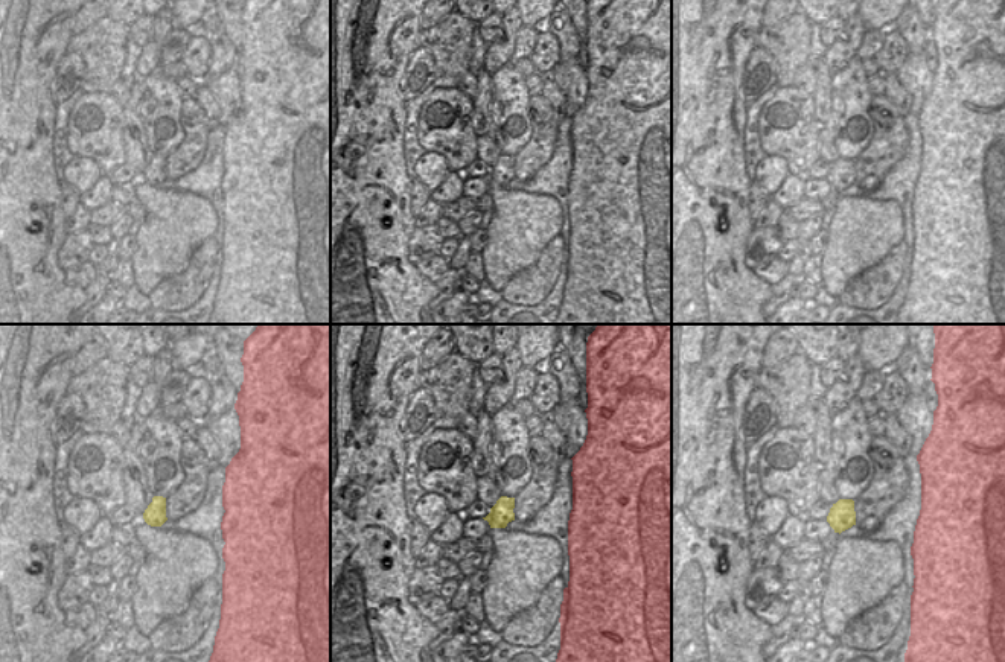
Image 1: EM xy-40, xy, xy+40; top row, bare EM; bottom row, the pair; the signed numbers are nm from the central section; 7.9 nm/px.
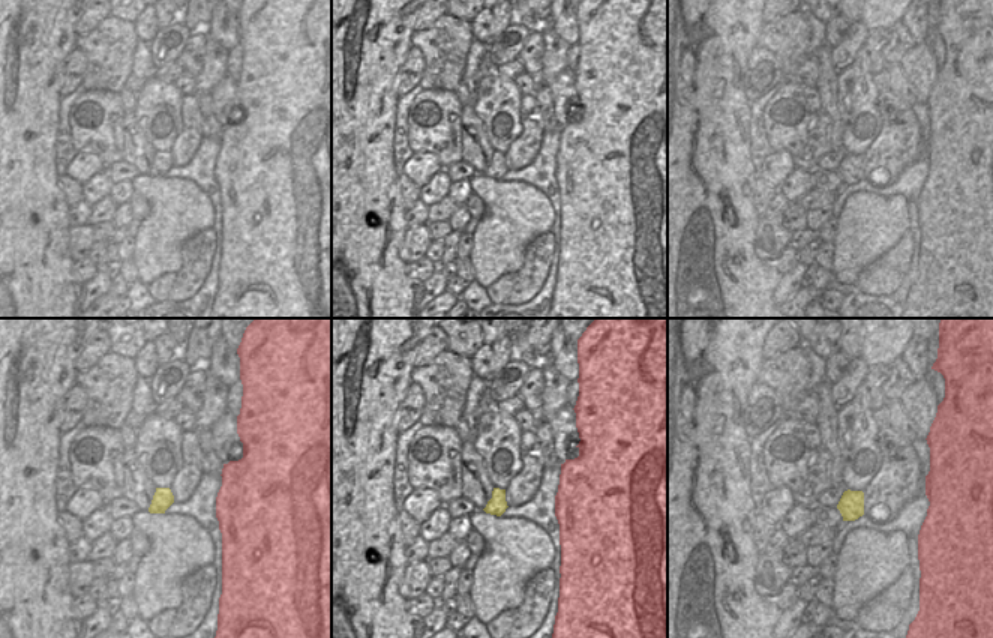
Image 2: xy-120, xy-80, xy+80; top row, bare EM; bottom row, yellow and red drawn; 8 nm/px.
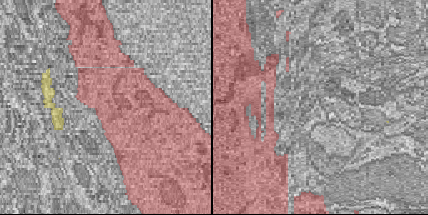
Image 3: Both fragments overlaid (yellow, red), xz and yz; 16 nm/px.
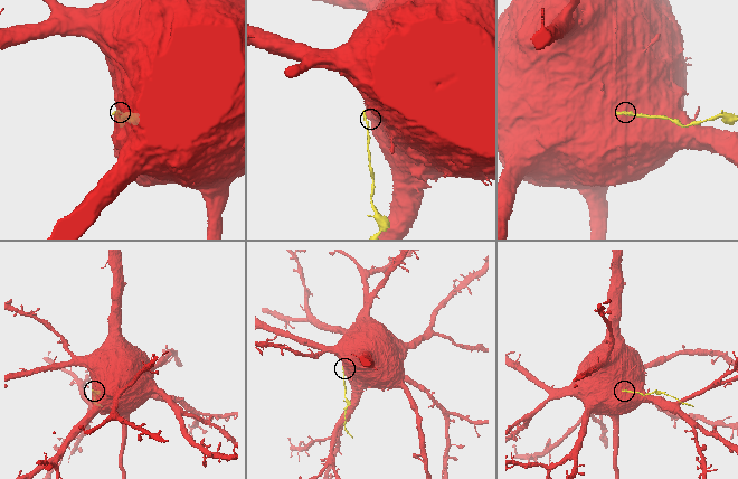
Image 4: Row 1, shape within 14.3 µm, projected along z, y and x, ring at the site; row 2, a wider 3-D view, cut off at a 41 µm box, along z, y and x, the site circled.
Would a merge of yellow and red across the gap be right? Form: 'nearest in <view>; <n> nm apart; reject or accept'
nearest in xy; 440 nm apart; reject

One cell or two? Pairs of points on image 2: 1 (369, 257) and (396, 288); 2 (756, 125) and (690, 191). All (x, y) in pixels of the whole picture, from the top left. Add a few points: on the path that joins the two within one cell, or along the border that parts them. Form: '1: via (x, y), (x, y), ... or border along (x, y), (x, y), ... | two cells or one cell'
1: via (374, 264), (389, 281) | one cell
2: border along (752, 102), (750, 153), (755, 165) | two cells

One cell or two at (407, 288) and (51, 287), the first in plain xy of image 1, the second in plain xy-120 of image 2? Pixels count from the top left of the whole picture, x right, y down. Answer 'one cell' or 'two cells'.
one cell

